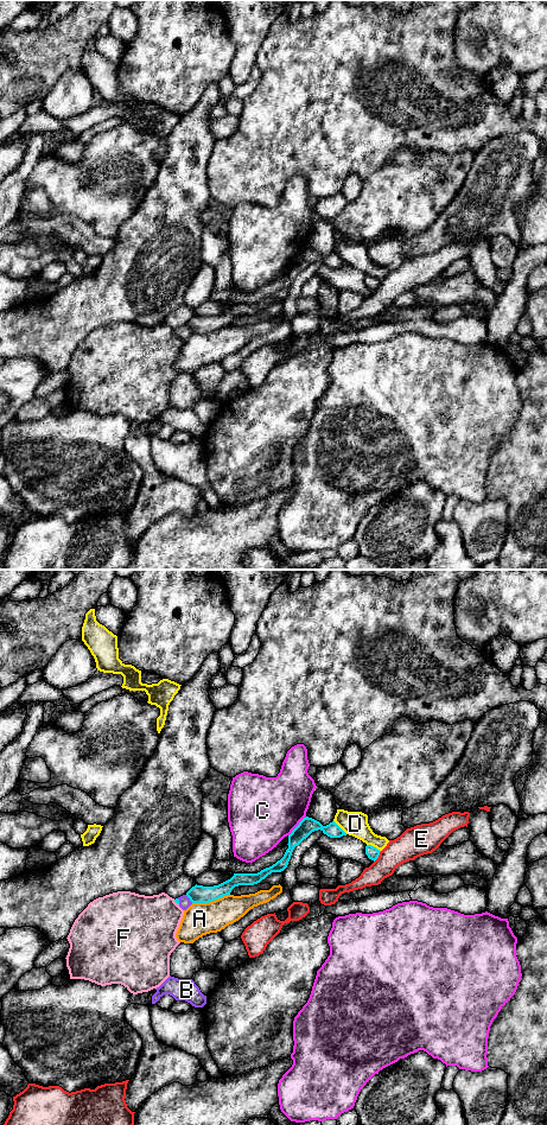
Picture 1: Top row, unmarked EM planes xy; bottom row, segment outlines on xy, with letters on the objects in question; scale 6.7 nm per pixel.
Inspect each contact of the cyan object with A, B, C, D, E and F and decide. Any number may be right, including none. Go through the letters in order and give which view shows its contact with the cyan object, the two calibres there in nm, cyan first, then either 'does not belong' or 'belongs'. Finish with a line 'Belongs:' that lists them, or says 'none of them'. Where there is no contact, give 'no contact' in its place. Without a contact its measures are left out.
A: xy | 130/220 nm | does not belong
B: xy | 130/80 nm | belongs
C: xy | 110/460 nm | does not belong
D: xy | 90/170 nm | does not belong
E: xy | 90/190 nm | does not belong
F: xy | 30/400 nm | does not belong
Belongs: B

